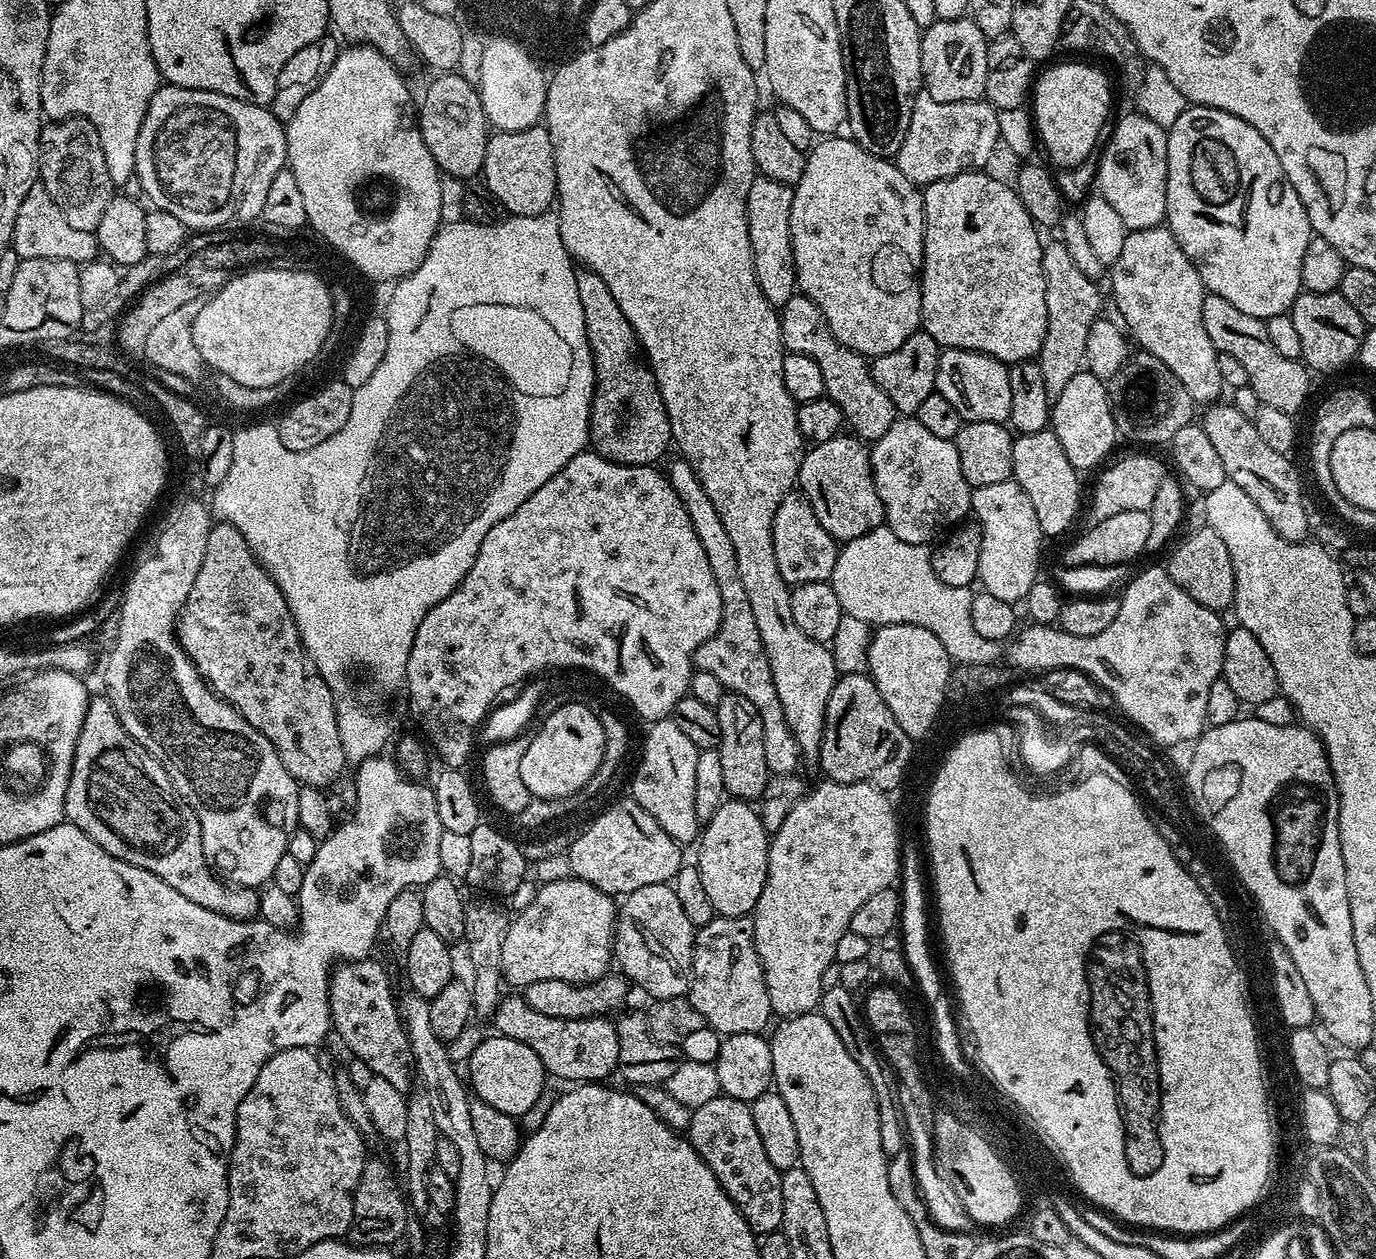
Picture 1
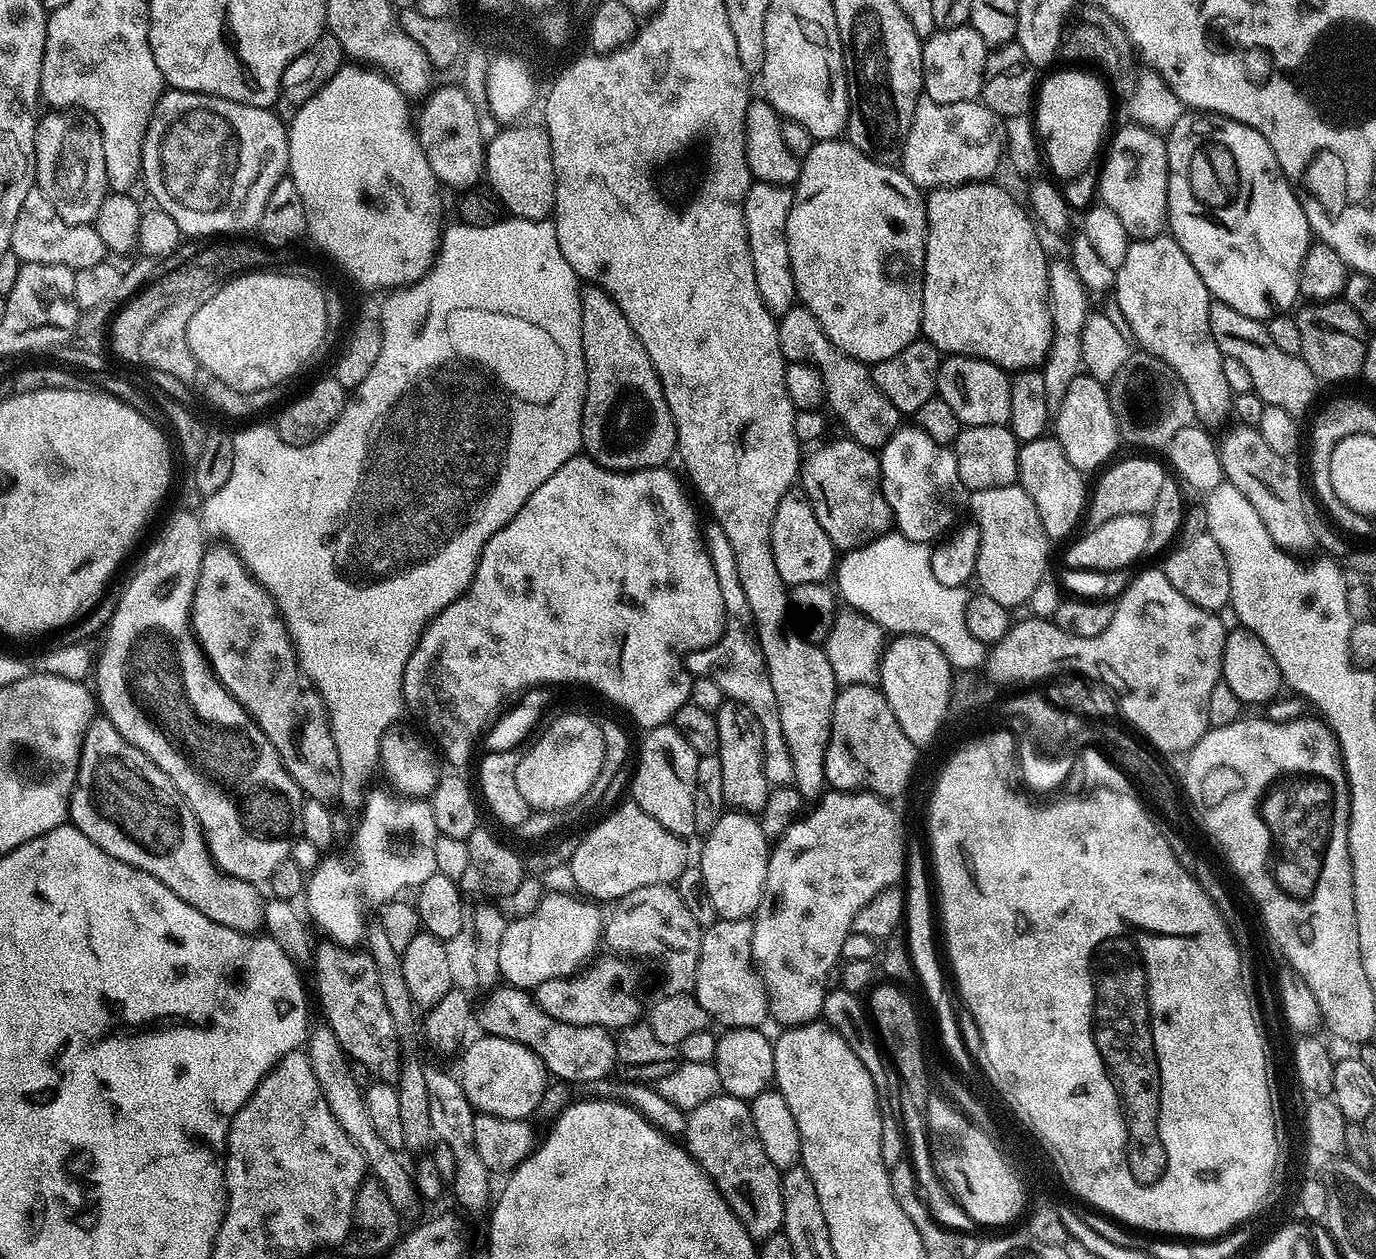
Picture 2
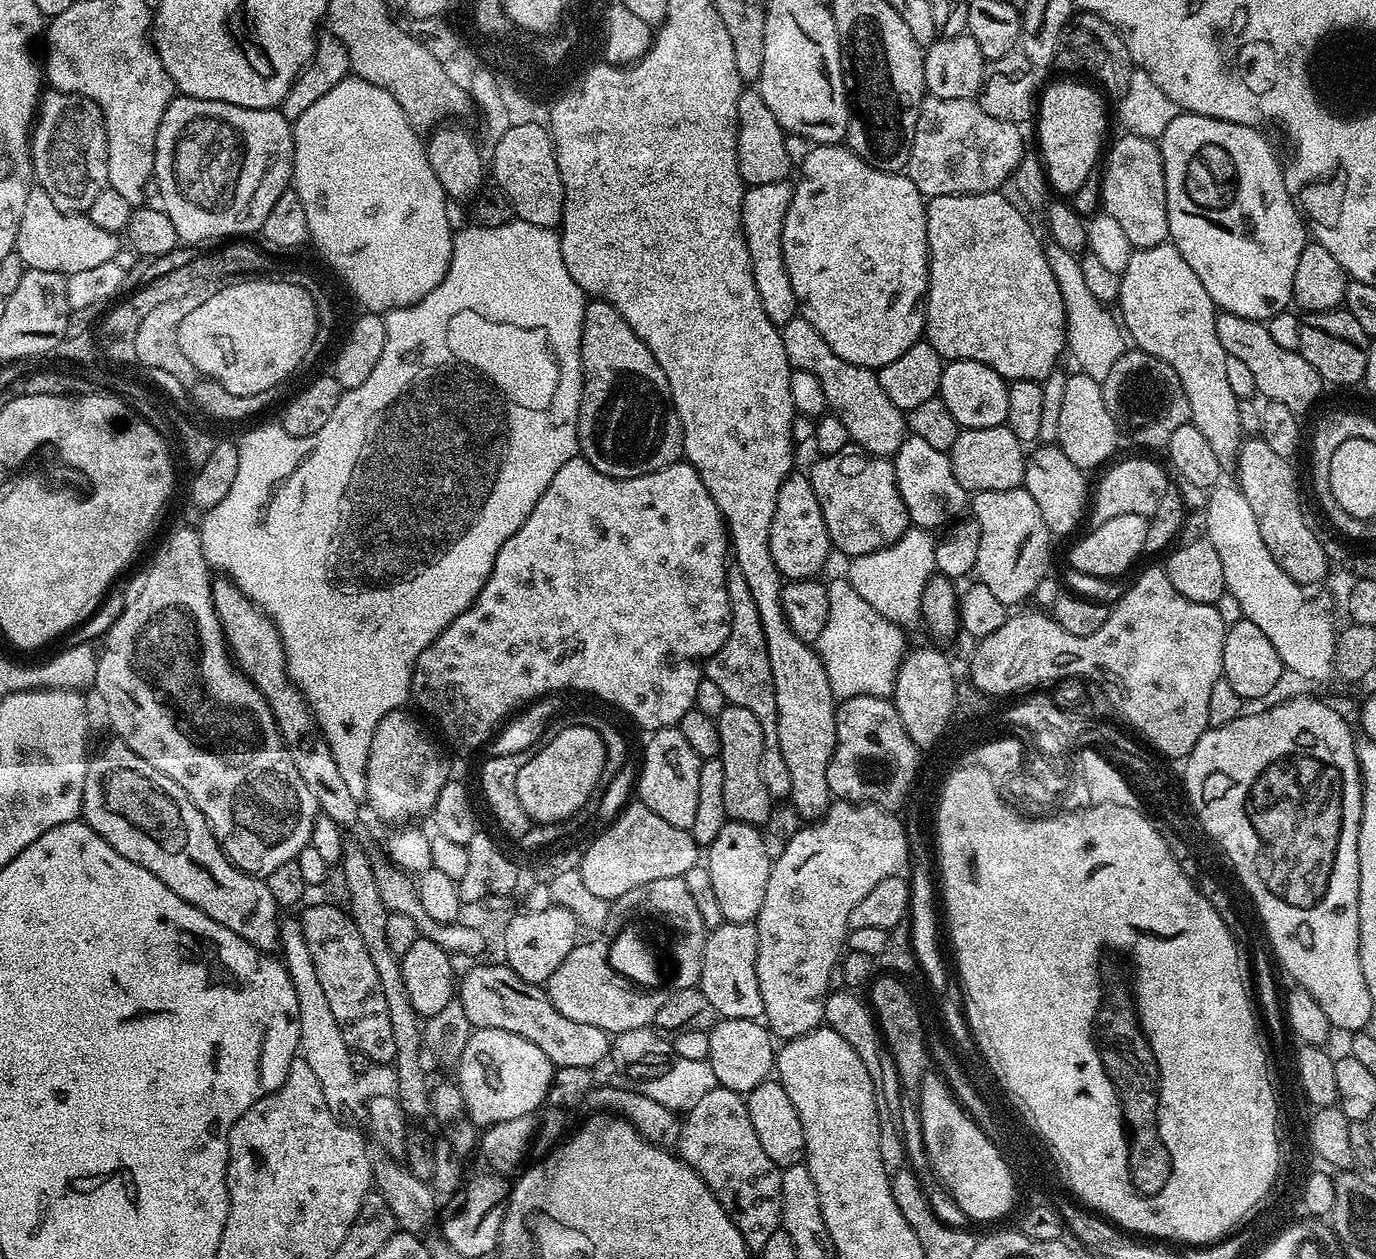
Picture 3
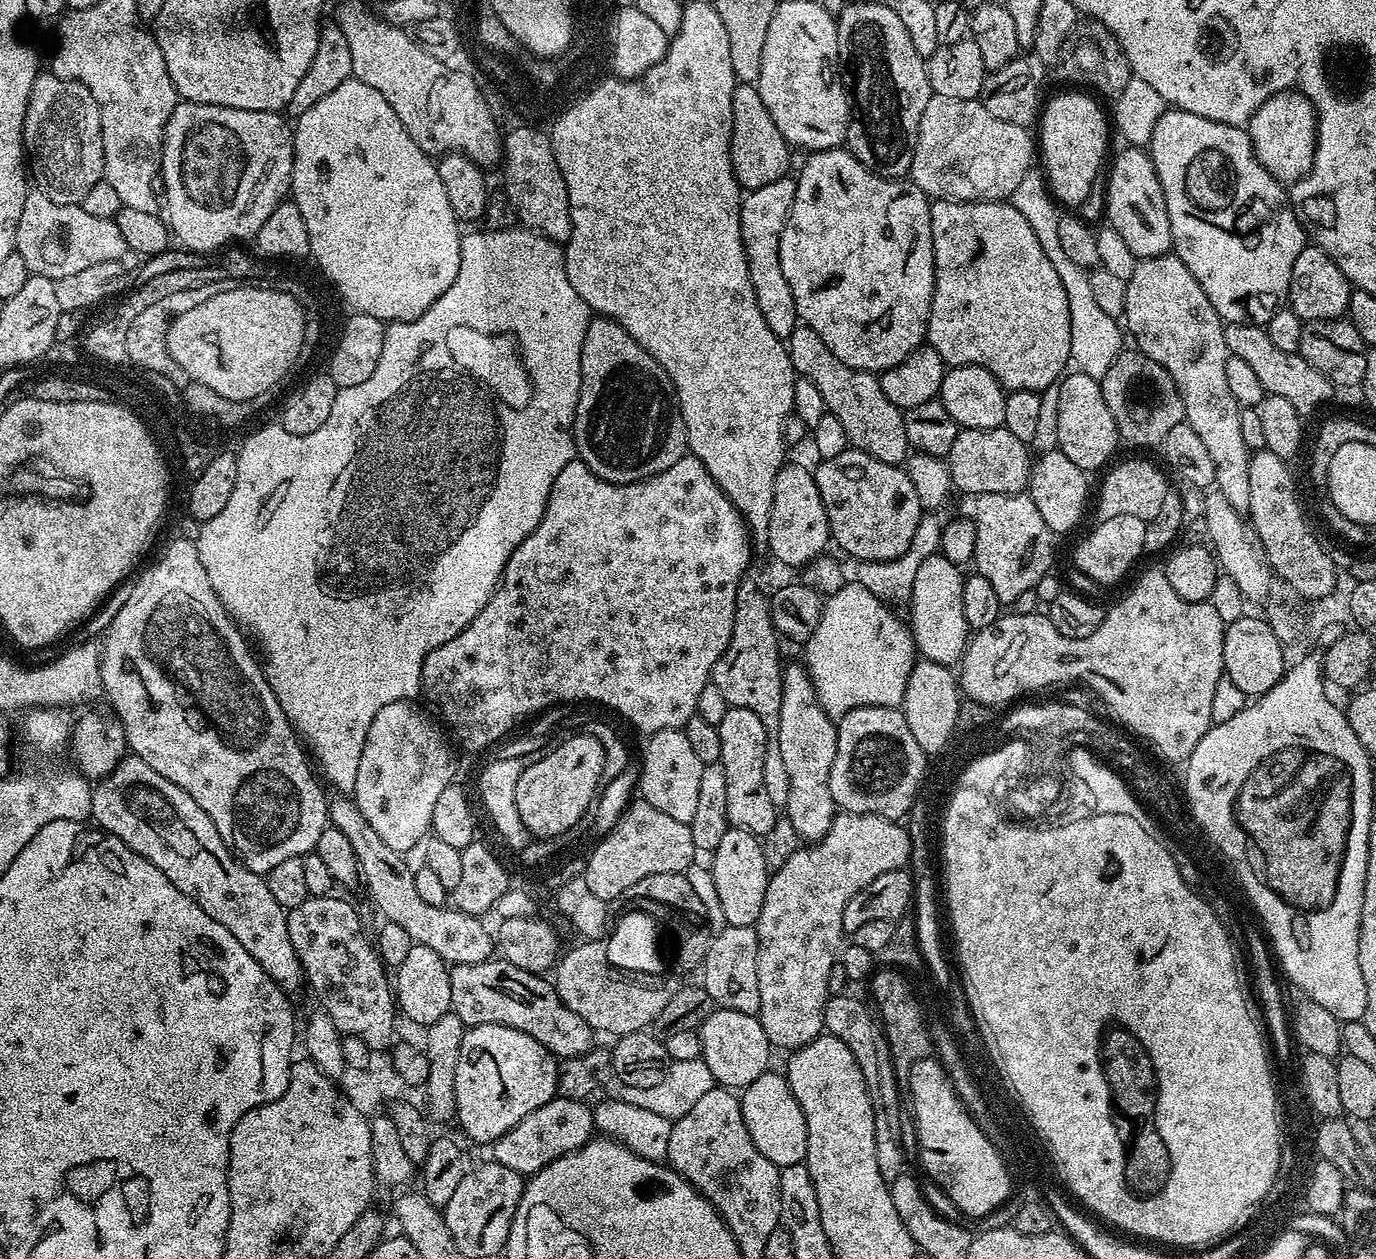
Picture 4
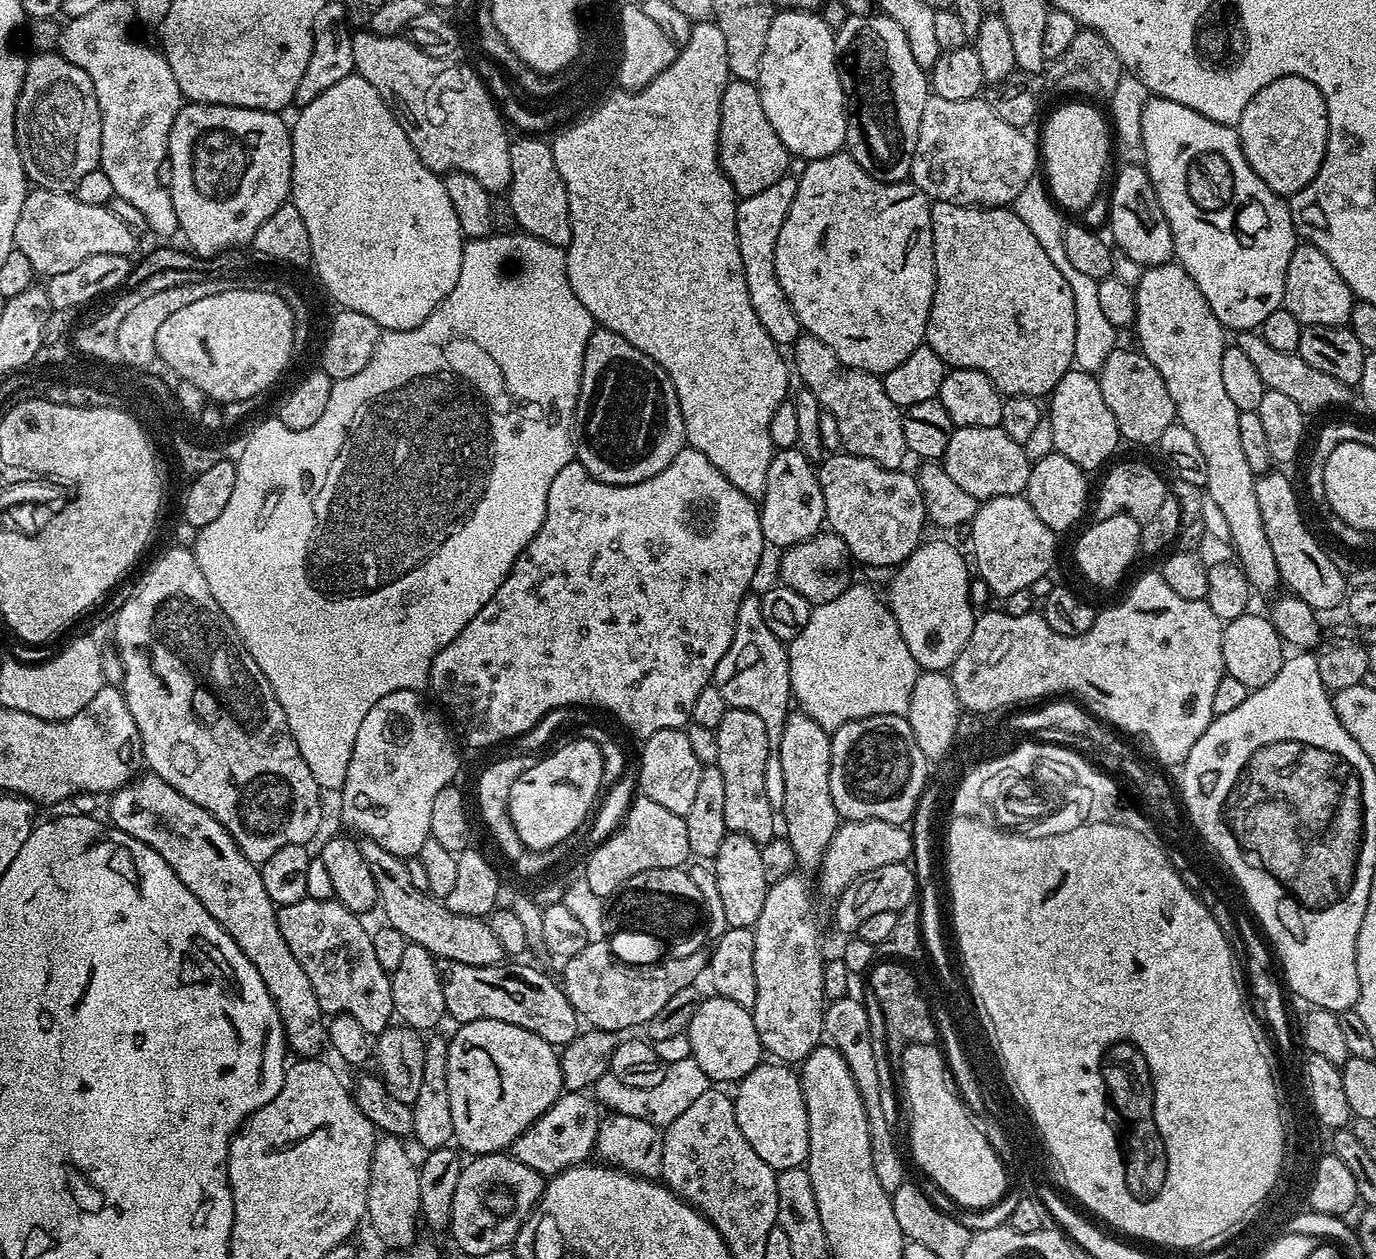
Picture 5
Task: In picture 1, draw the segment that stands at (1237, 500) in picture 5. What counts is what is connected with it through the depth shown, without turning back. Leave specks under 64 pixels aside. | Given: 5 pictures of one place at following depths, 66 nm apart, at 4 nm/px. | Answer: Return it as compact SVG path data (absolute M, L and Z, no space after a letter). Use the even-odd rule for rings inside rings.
M1161 226L1129 232L1118 262L1110 265L1110 276L1111 272L1112 296L1127 335L1176 375L1178 382L1186 386L1193 405L1217 403L1225 386L1218 371L1220 353L1214 342L1210 342L1210 334L1206 334L1202 322L1206 289L1190 258L1182 254L1182 246L1178 246L1172 231Z

